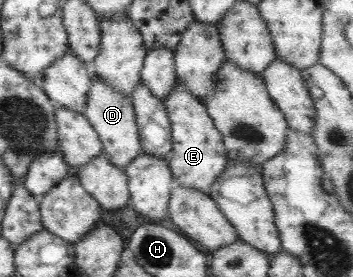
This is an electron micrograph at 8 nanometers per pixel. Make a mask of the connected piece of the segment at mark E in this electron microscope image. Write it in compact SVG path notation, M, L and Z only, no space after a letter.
M176 82L163 102L171 124L172 147L167 161L175 185L208 193L210 186L228 166L229 160L221 133L215 128L203 102L193 96L182 82Z

